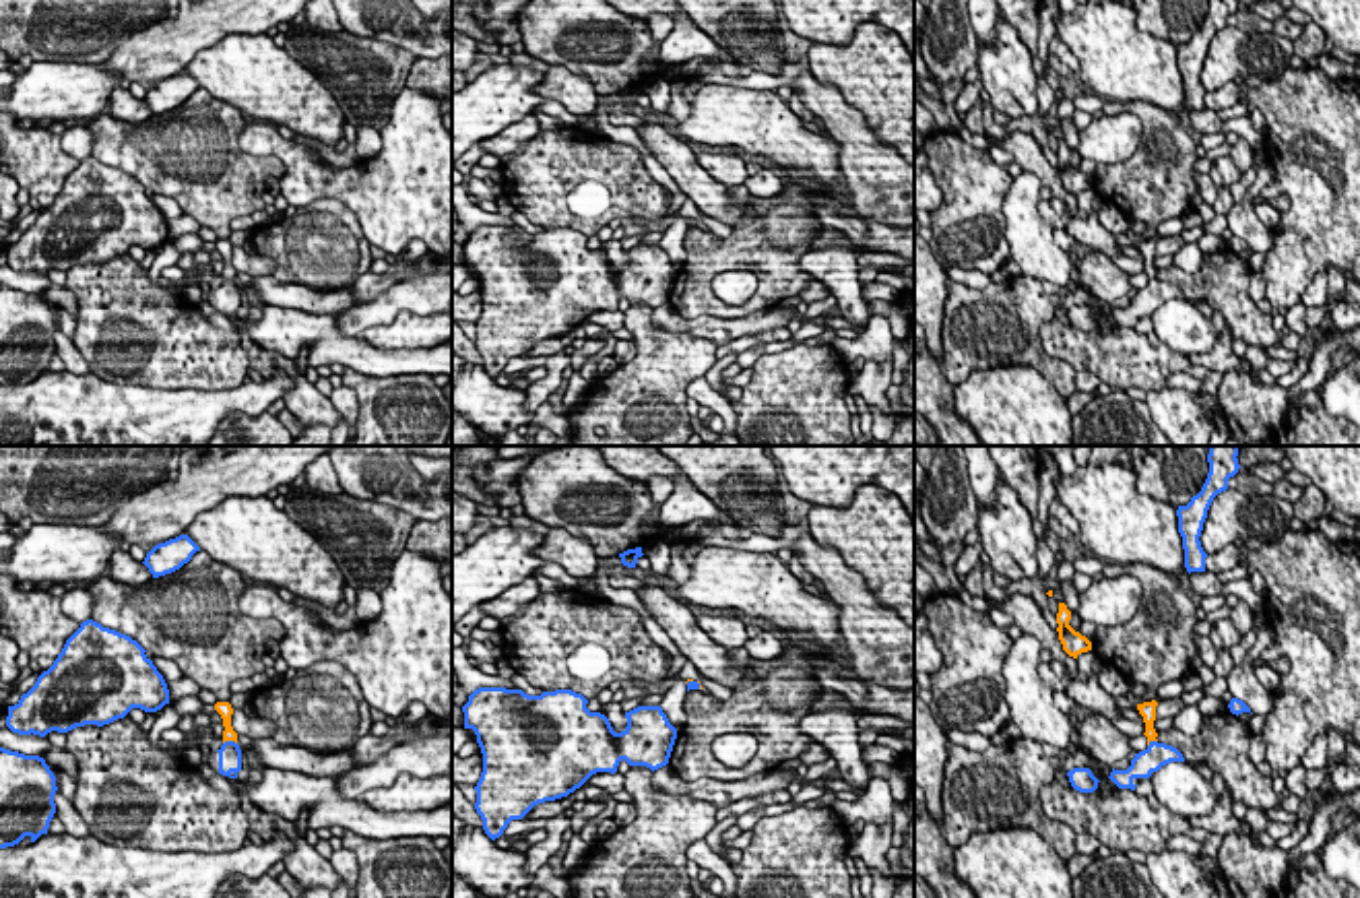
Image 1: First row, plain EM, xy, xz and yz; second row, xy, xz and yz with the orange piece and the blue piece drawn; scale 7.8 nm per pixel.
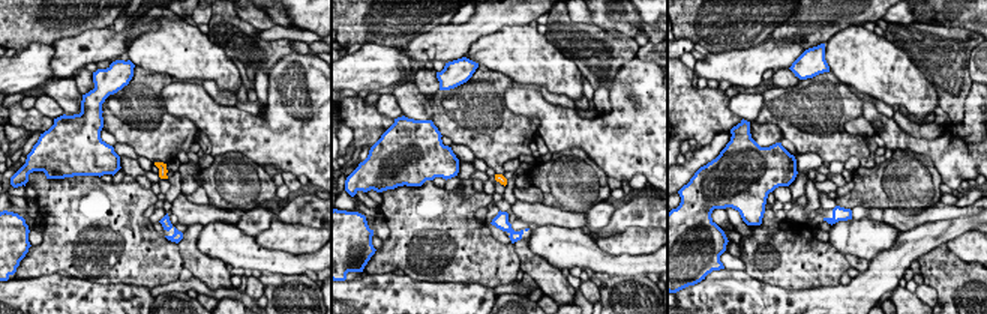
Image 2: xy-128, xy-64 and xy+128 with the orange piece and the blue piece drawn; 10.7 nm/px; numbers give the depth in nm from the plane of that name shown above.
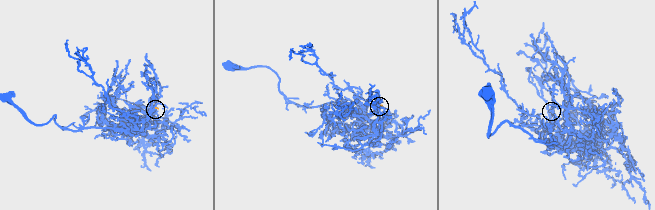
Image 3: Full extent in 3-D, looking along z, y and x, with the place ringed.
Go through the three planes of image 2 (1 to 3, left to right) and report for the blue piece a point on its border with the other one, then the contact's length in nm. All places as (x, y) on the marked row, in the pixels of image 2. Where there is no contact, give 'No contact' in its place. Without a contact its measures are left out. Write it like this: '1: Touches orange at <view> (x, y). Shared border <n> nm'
1: No contact
2: No contact
3: No contact

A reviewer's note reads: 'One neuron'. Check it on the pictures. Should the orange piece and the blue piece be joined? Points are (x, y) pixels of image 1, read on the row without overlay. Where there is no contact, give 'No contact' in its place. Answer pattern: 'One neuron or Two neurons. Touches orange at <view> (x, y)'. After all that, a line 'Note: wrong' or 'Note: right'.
Two neurons. Touches orange at xy (230, 277)
Note: wrong

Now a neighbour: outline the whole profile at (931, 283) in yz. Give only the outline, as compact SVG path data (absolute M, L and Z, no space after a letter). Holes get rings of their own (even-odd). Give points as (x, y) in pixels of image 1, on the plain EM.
M914 217L914 324L922 326L927 347L939 365L943 361L943 314L949 283L929 242L920 237L920 223Z

